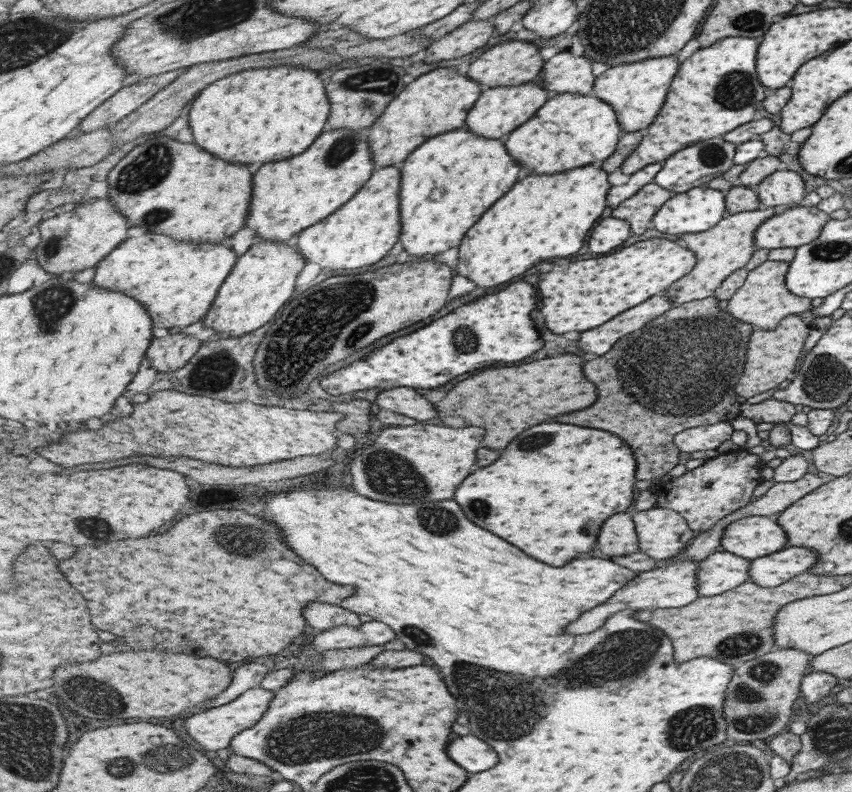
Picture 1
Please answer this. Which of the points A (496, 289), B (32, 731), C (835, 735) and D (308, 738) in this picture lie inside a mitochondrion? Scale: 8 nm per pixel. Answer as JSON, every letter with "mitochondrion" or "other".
{"A":"other","B":"mitochondrion","C":"mitochondrion","D":"mitochondrion"}

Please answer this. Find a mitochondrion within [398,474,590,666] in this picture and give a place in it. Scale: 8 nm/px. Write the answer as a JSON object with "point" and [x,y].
{"point":[438,520]}

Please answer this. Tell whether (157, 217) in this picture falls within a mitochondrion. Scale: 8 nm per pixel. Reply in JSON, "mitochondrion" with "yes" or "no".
{"mitochondrion":"yes"}

